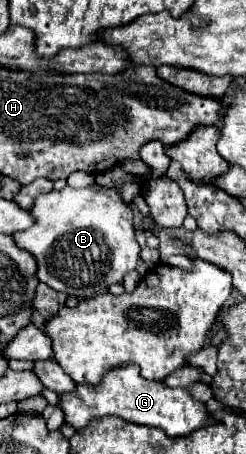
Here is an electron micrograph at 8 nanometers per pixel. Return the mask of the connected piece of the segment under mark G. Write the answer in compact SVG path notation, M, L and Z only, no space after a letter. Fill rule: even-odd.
M126 365L120 369L112 369L104 375L100 385L76 385L72 393L58 395L58 407L64 411L64 421L74 429L82 429L90 423L92 417L120 417L128 423L158 427L168 437L188 435L194 429L210 425L212 421L206 413L204 403L194 401L186 389L180 387L166 387L160 381L148 381L140 377L136 365Z

